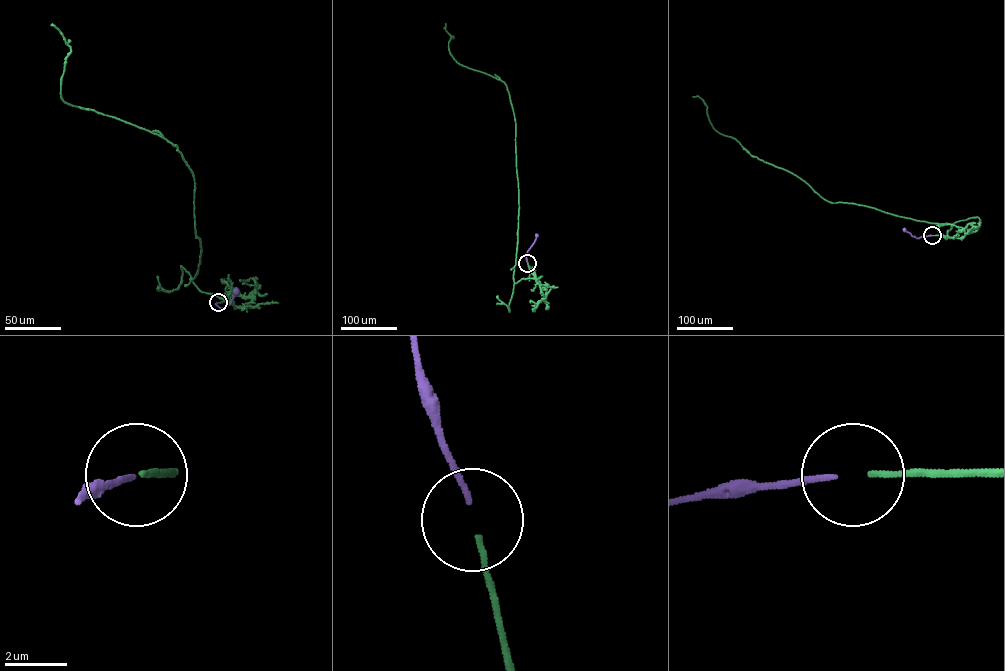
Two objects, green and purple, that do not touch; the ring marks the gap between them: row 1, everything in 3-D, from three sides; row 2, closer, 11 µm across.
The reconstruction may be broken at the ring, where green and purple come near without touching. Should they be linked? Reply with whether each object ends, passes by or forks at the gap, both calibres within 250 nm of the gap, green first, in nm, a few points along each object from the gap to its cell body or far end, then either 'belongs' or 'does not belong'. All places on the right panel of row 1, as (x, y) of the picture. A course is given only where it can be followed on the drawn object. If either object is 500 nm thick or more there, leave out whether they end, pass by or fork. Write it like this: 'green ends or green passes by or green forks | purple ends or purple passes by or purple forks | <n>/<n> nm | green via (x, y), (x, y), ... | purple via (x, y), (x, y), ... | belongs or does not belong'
green ends | purple ends | 180/170 nm | green via (932, 235), (947, 236), (952, 224), (824, 199), (796, 176), (719, 133), (703, 101), (692, 96) | purple via (931, 235), (916, 238), (904, 230) | belongs

